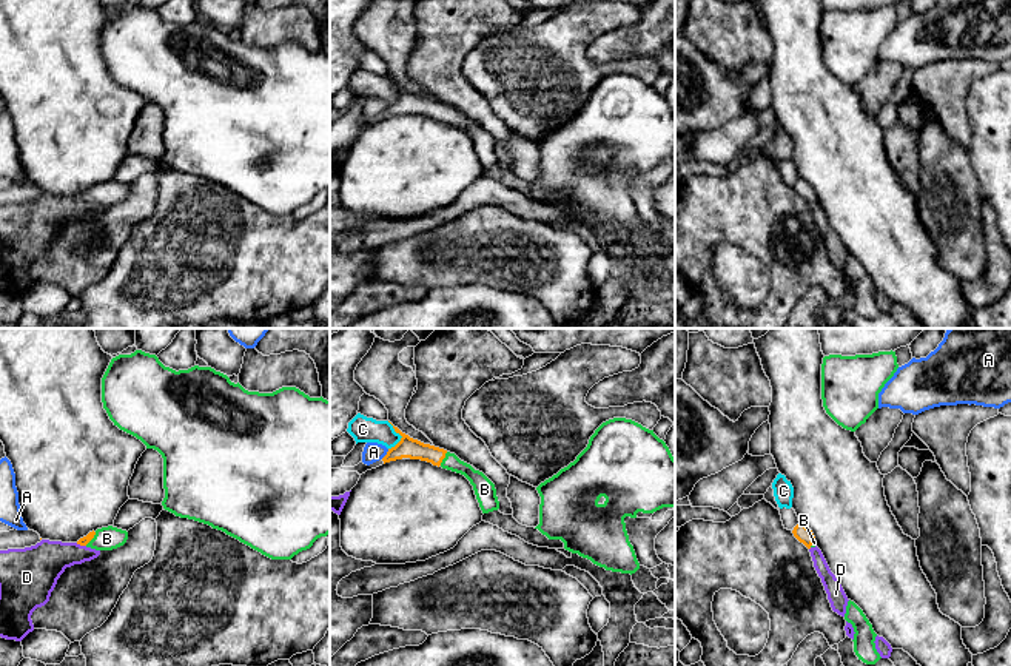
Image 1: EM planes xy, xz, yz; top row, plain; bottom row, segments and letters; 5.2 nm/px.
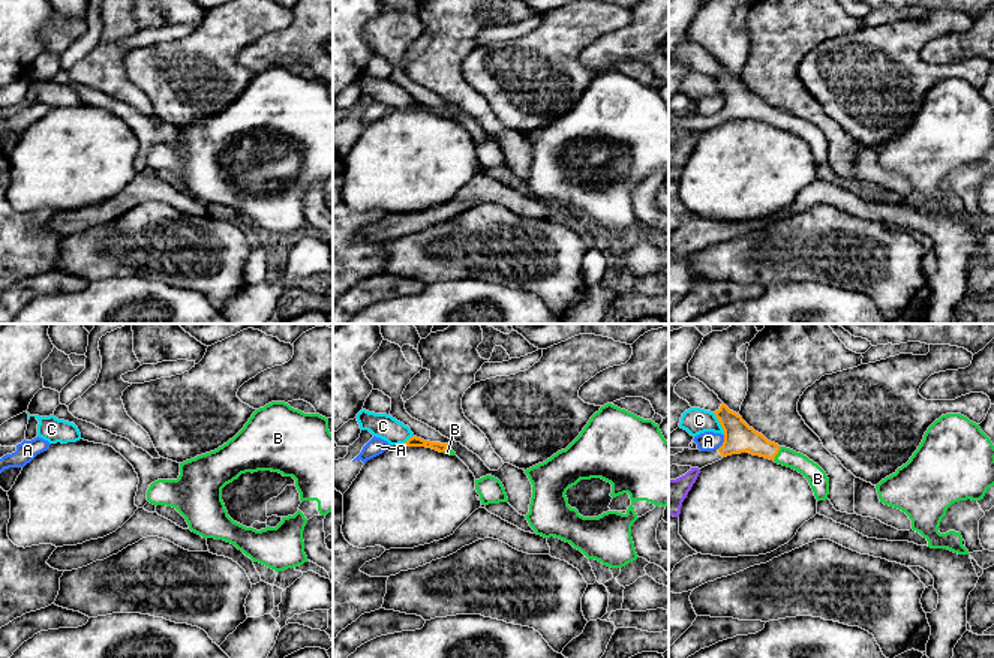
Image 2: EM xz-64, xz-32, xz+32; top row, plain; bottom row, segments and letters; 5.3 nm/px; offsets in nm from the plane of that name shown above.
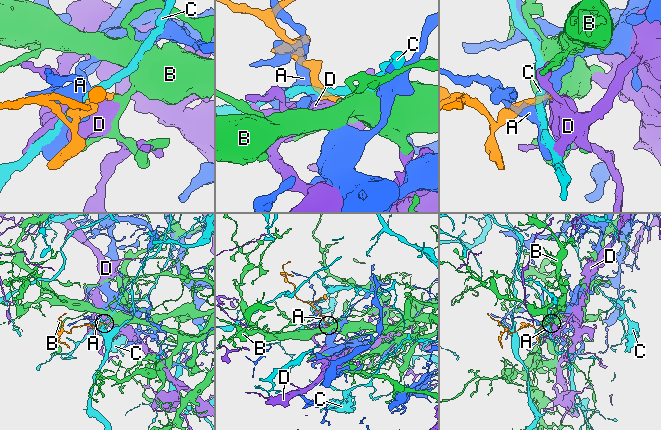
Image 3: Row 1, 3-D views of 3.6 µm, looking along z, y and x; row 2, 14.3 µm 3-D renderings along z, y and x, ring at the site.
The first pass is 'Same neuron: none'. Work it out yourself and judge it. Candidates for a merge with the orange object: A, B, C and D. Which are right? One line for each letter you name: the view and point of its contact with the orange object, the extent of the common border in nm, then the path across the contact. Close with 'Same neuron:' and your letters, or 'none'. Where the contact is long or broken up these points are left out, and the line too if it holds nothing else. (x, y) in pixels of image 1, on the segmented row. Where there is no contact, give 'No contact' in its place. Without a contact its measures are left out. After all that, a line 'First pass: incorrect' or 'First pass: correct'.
B: Touches orange at xz (444, 457). Shared border 80 nm. Path across: xz (407, 447), (444, 457), (466, 469), (481, 484)
Same neuron: B
First pass: incorrect

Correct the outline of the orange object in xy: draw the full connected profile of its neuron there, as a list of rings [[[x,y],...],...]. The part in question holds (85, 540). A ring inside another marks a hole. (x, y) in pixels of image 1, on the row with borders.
[[[108,526],[89,532],[86,536],[80,538],[77,544],[86,546],[96,550],[113,550],[123,546],[128,540],[128,532]]]

